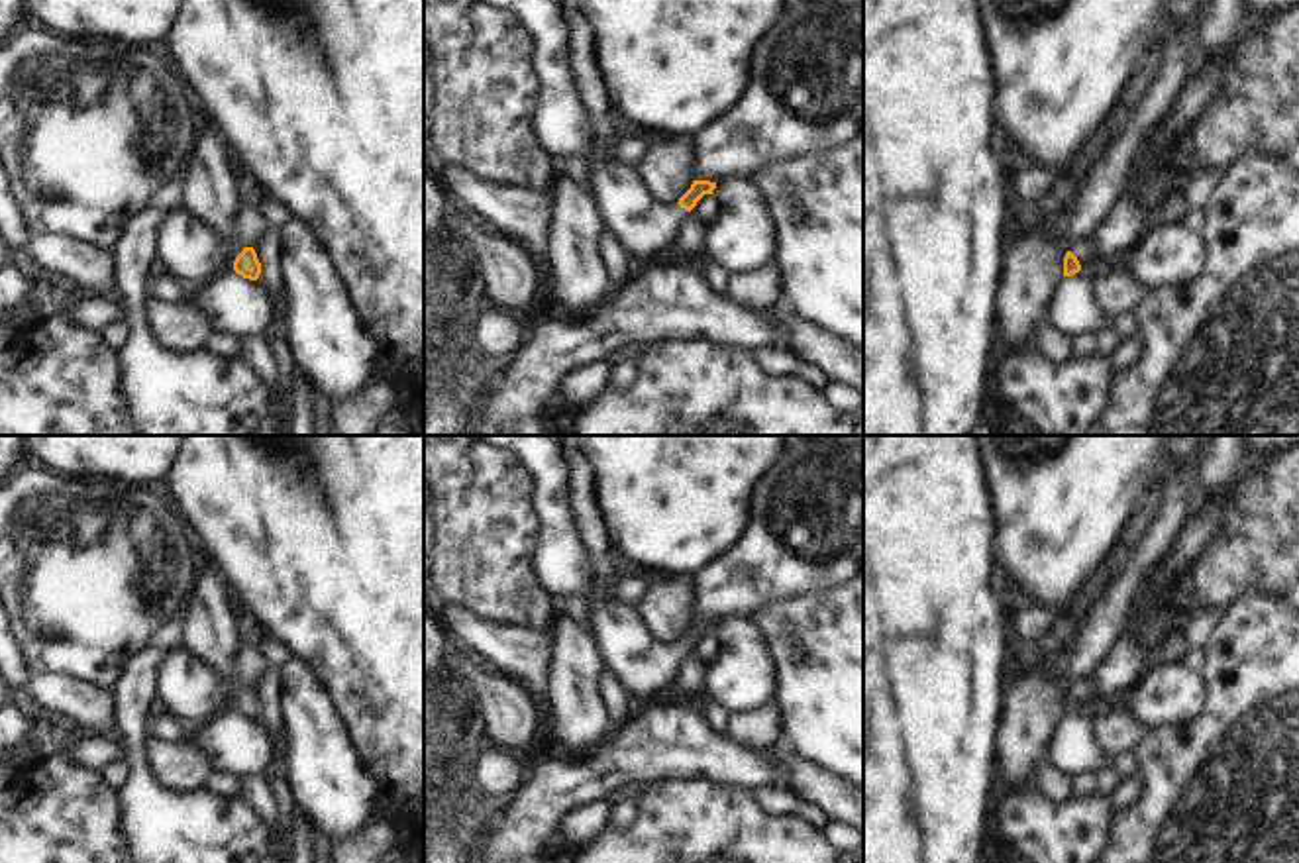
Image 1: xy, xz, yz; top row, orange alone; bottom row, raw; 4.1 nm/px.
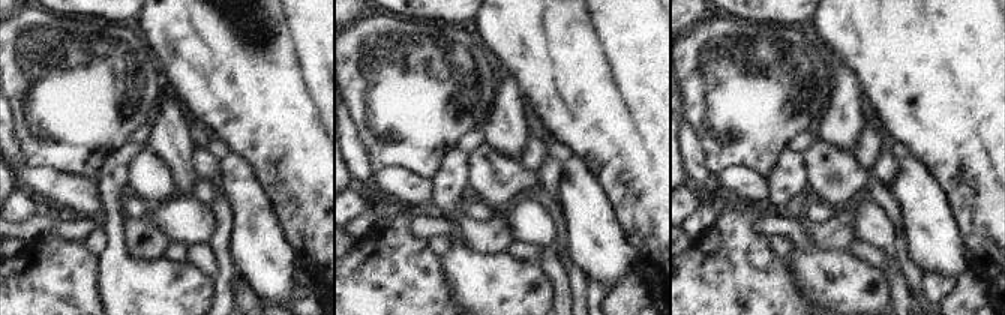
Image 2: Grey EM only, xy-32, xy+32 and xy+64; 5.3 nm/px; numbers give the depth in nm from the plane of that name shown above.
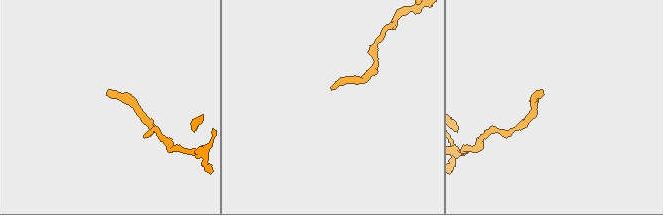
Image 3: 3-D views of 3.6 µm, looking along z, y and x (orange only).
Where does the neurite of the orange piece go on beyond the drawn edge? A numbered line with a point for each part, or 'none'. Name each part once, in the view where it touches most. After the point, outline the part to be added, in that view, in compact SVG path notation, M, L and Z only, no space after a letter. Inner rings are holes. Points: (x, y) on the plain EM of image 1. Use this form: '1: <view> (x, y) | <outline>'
1: xy (193, 693) | M184 645L167 651L155 669L157 708L186 730L202 728L222 710L232 710L239 683L228 685L220 673L192 657Z

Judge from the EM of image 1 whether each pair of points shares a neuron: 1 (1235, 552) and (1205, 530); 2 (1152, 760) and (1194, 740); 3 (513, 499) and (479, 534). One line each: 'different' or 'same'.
1: different
2: same
3: same

